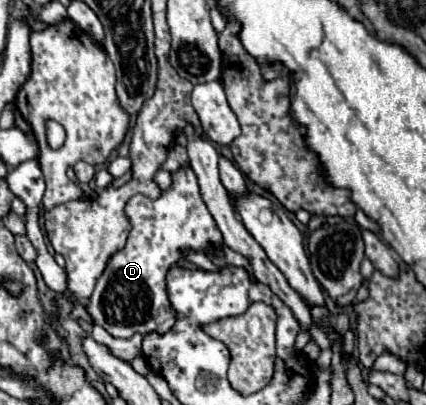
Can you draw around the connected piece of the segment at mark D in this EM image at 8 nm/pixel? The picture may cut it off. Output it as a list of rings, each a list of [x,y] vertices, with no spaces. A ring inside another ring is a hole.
[[[191,167],[173,173],[173,187],[163,191],[159,199],[147,201],[143,195],[131,197],[125,207],[131,221],[131,233],[125,249],[111,257],[107,269],[97,279],[95,291],[89,297],[85,309],[95,323],[99,323],[113,337],[129,339],[133,333],[167,333],[175,323],[175,311],[169,307],[165,291],[165,275],[171,265],[183,259],[187,247],[195,251],[211,249],[211,243],[221,245],[223,235],[217,229],[215,219],[207,211],[197,177]]]

